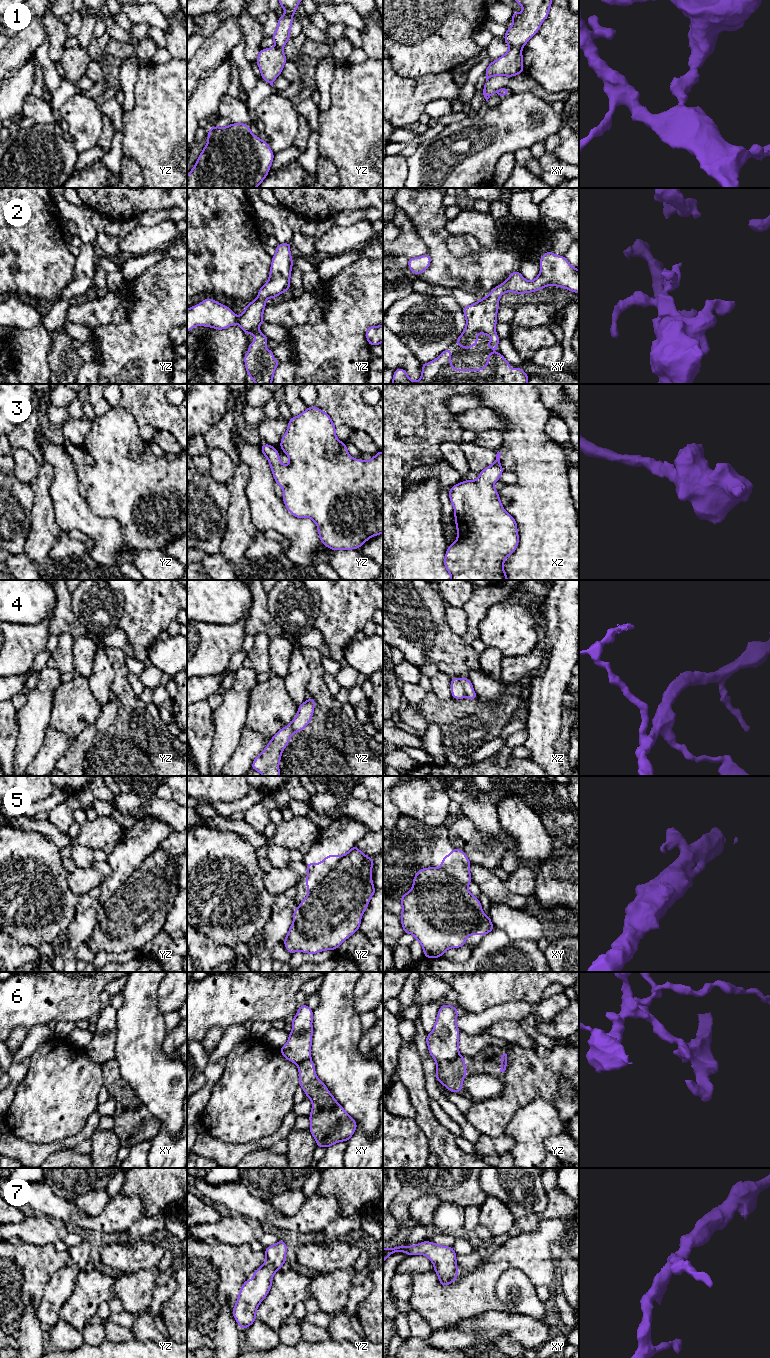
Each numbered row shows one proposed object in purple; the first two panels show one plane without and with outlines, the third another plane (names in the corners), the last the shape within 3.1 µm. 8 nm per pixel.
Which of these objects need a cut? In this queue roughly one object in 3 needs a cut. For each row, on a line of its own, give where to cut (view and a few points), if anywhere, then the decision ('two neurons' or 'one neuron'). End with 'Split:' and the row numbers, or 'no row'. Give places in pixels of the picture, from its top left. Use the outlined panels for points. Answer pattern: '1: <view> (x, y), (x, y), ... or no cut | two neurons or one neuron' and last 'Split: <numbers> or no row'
1: xy (521, 47), (509, 48) | two neurons
2: no cut | one neuron
3: no cut | one neuron
4: no cut | one neuron
5: no cut | one neuron
6: yz (459, 1055), (453, 1059), (437, 1063) | two neurons
7: no cut | one neuron
Split: 1, 6

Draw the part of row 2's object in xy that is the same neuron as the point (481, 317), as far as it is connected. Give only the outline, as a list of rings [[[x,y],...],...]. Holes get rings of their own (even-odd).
[[[547,251],[539,259],[540,273],[533,281],[527,281],[520,271],[514,271],[504,283],[493,288],[489,295],[462,308],[466,326],[455,341],[456,345],[468,350],[470,347],[478,345],[477,335],[483,333],[485,336],[492,337],[492,341],[485,345],[494,350],[498,348],[500,338],[495,329],[498,322],[497,311],[500,306],[498,299],[505,292],[531,293],[552,285],[579,293],[579,270],[574,268],[564,256]]]

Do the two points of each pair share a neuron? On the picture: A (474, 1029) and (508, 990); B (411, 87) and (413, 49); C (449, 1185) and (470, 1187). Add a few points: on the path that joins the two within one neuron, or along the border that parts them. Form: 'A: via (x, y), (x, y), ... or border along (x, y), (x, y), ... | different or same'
A: border along (518, 1000), (503, 1002), (481, 1012), (473, 1013) | different
B: border along (393, 68), (404, 77), (421, 78), (434, 74) | different
C: via (454, 1185), (465, 1187) | same

